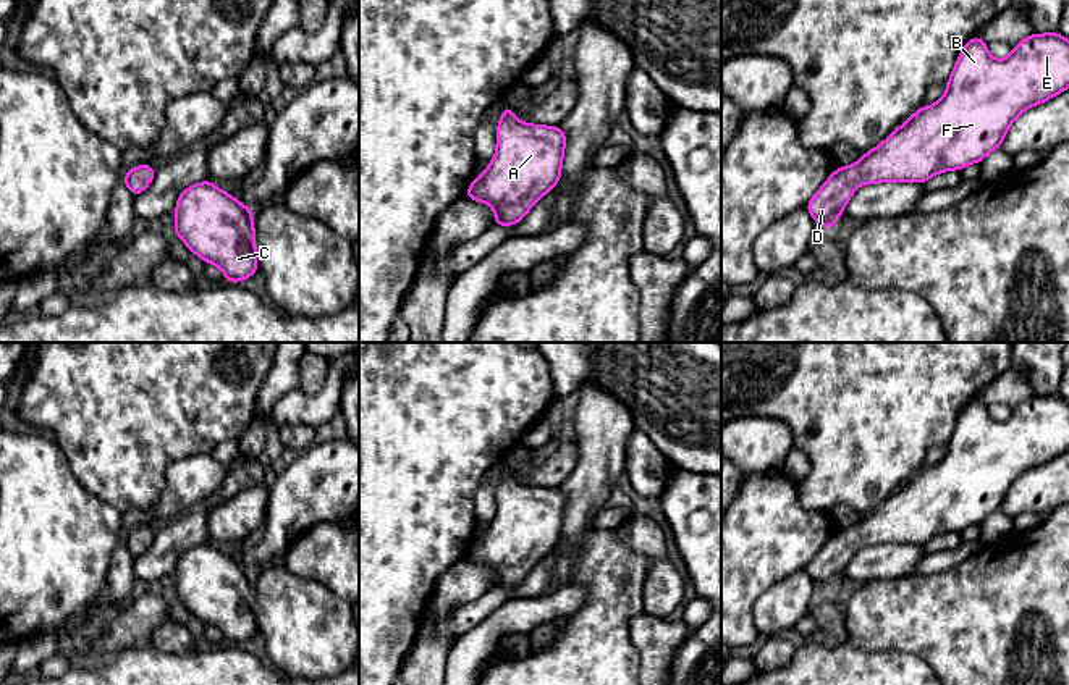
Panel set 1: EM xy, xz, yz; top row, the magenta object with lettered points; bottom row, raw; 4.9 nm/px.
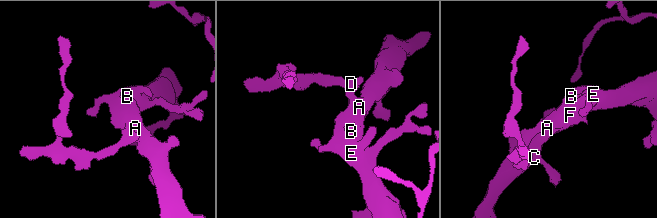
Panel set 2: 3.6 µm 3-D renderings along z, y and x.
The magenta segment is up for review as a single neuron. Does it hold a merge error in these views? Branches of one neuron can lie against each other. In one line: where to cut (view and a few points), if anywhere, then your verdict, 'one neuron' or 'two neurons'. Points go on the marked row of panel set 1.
cut none; one neuron

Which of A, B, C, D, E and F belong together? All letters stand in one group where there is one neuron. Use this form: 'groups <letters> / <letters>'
groups A B C D E F

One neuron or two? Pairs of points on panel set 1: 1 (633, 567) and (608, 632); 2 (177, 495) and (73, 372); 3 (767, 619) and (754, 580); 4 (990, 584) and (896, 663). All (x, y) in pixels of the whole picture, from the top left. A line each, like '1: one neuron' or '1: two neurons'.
1: one neuron
2: two neurons
3: two neurons
4: two neurons

